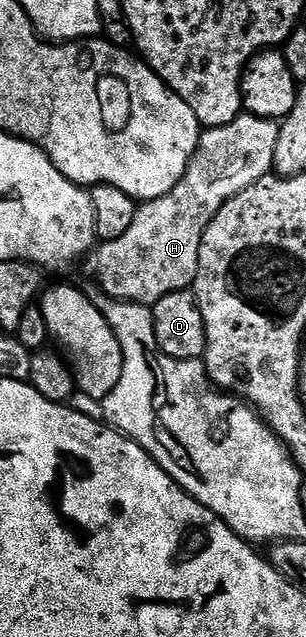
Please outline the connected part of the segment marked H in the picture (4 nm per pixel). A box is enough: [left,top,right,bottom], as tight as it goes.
[88,112,281,304]

